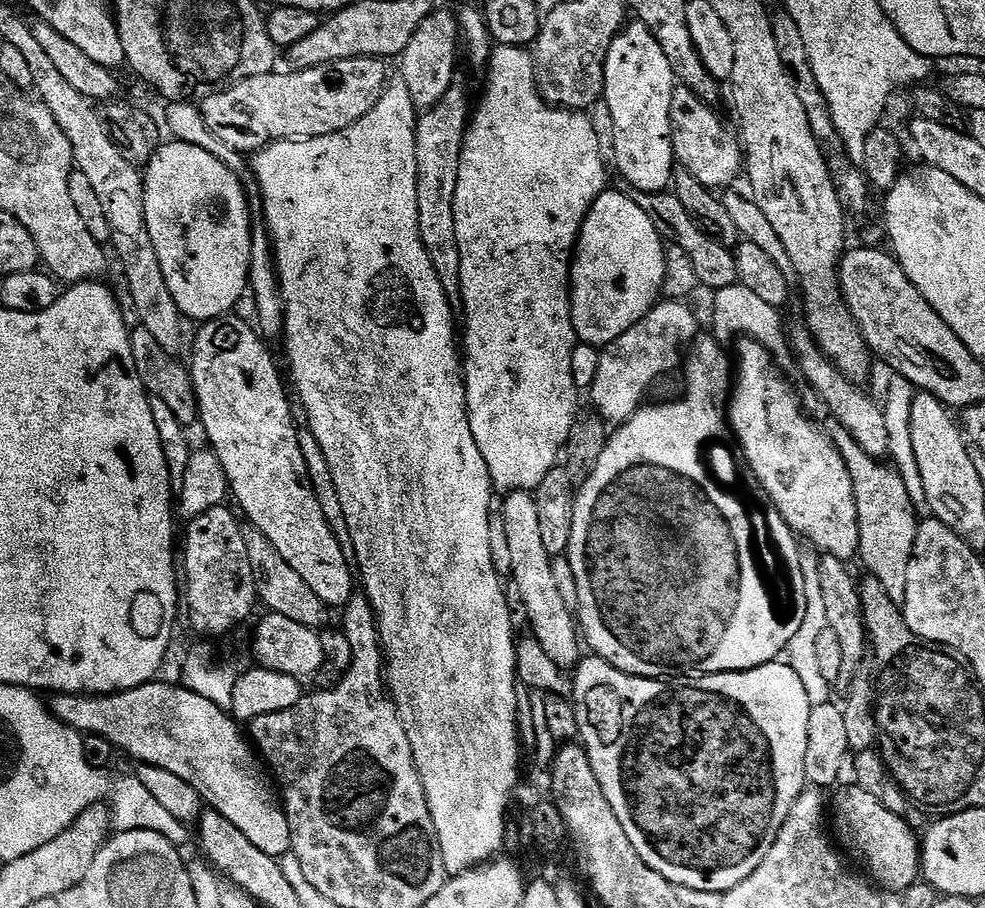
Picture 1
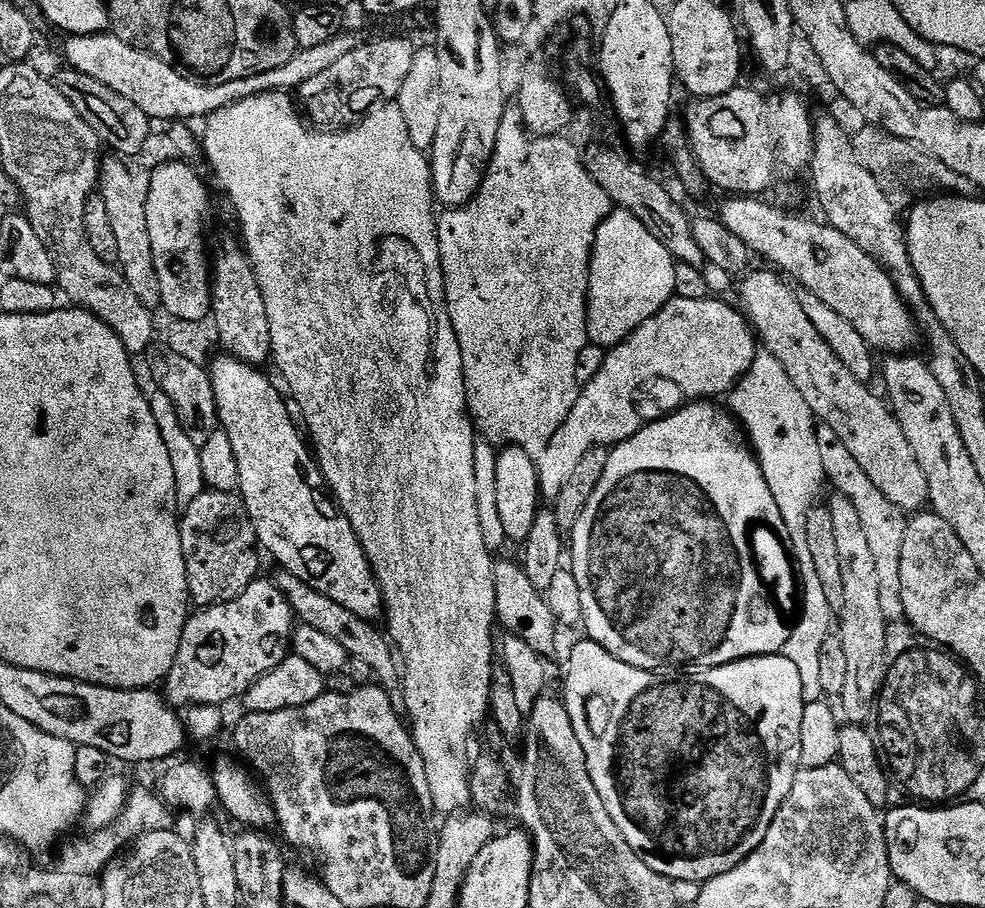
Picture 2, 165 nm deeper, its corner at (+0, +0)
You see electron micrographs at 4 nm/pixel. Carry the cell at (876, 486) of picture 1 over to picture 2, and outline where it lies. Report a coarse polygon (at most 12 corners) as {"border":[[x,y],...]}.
{"border":[[817,423],[829,485],[858,509],[889,622],[904,616],[902,538],[894,506],[830,426]]}

